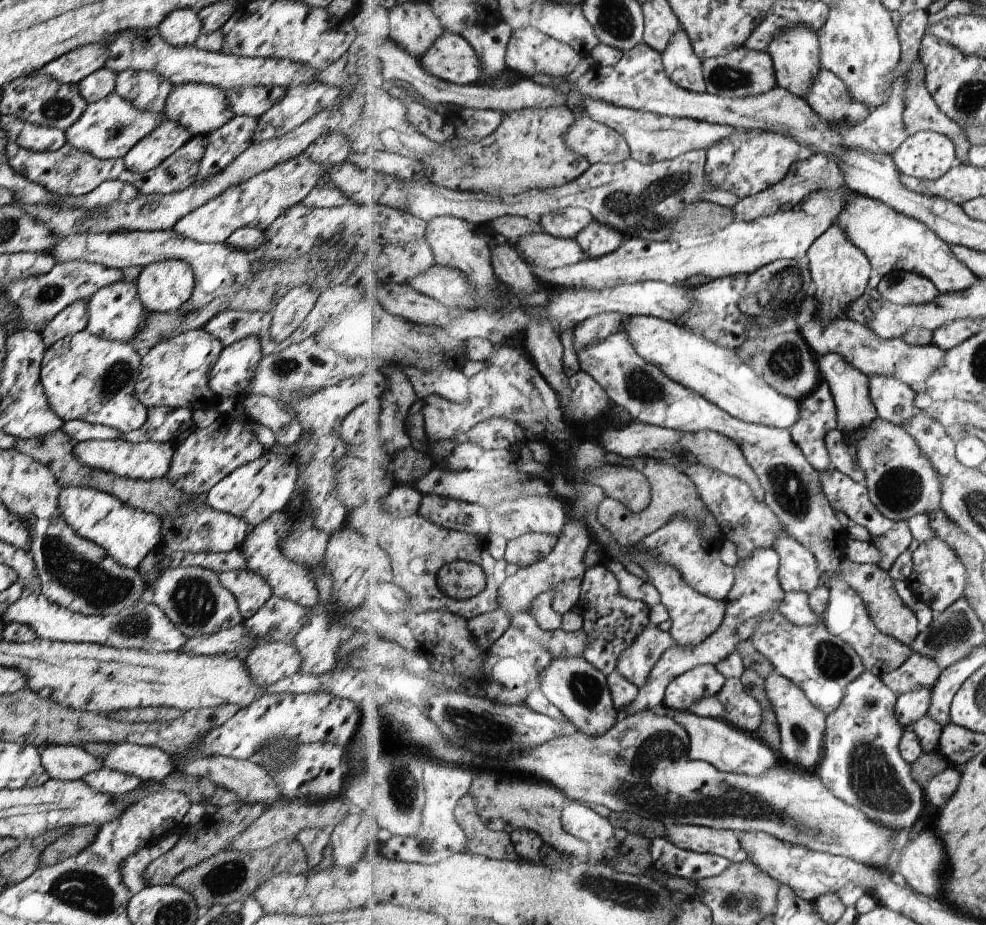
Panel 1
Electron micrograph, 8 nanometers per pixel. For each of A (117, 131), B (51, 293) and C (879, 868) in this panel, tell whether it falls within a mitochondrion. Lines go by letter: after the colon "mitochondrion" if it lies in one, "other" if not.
A: mitochondrion
B: mitochondrion
C: other

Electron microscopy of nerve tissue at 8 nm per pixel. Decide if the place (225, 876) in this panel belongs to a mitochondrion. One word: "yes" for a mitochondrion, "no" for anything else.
yes

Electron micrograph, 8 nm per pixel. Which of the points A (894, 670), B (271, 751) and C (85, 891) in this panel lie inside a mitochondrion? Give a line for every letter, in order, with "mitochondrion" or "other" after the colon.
A: other
B: mitochondrion
C: mitochondrion

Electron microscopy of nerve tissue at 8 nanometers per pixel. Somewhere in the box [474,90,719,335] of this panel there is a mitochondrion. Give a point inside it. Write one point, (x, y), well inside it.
(678, 181)

